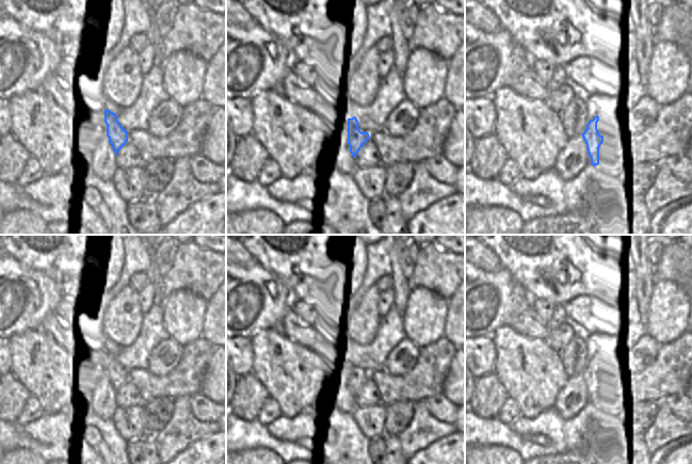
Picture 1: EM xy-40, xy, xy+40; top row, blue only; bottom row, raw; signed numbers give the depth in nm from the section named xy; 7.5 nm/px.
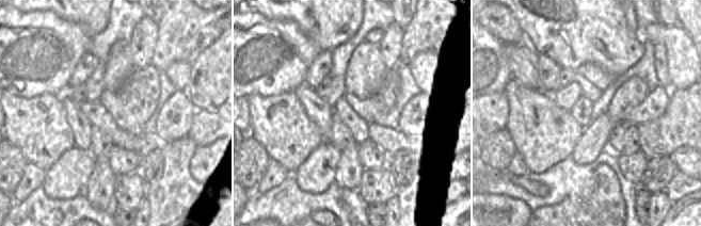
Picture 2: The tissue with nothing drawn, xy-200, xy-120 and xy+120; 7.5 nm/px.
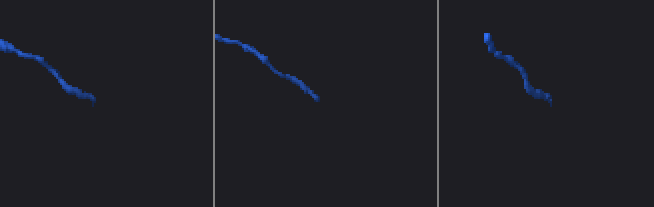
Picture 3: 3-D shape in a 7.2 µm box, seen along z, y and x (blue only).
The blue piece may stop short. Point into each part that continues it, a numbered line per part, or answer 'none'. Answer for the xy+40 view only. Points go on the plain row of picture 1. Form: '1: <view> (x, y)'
1: xy+40 (609, 377)

